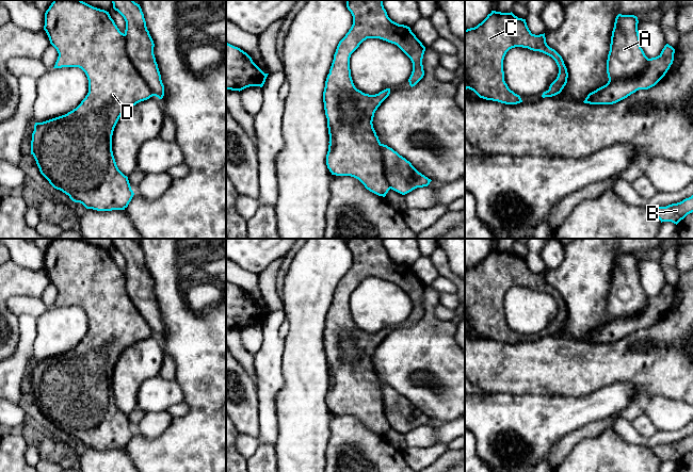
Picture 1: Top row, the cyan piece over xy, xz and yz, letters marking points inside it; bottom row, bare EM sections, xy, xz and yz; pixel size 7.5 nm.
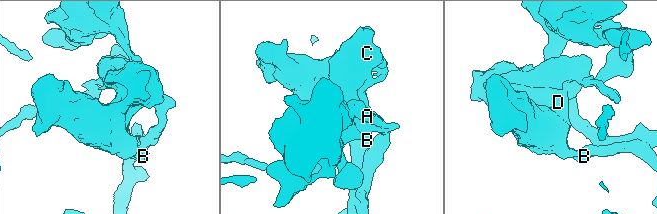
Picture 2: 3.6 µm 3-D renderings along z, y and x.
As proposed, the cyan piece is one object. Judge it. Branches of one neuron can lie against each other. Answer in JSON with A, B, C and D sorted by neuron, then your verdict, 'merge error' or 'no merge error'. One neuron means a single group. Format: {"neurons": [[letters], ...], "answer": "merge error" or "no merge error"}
{"neurons": [["A", "B", "C", "D"]], "answer": "no merge error"}

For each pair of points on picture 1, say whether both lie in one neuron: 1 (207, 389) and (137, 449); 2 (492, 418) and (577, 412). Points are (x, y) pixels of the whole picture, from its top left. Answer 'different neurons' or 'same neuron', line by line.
1: same neuron
2: same neuron

